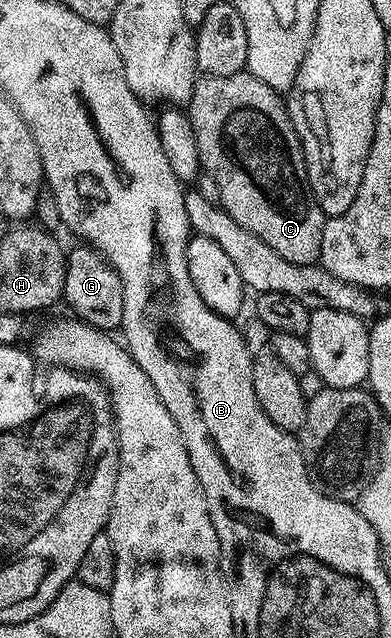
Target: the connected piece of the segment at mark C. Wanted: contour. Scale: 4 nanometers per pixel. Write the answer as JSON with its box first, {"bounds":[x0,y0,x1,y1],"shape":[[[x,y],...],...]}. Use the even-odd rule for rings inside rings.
{"bounds":[187,73,327,265],"shape":[[[248,73],[231,77],[201,75],[198,78],[187,114],[199,141],[199,157],[204,174],[215,177],[219,185],[220,204],[243,229],[255,233],[259,241],[267,241],[279,257],[287,257],[295,265],[316,264],[321,258],[323,229],[327,216],[315,201],[307,177],[307,165],[299,137],[293,128],[289,108],[282,92],[263,85],[259,77]]]}

